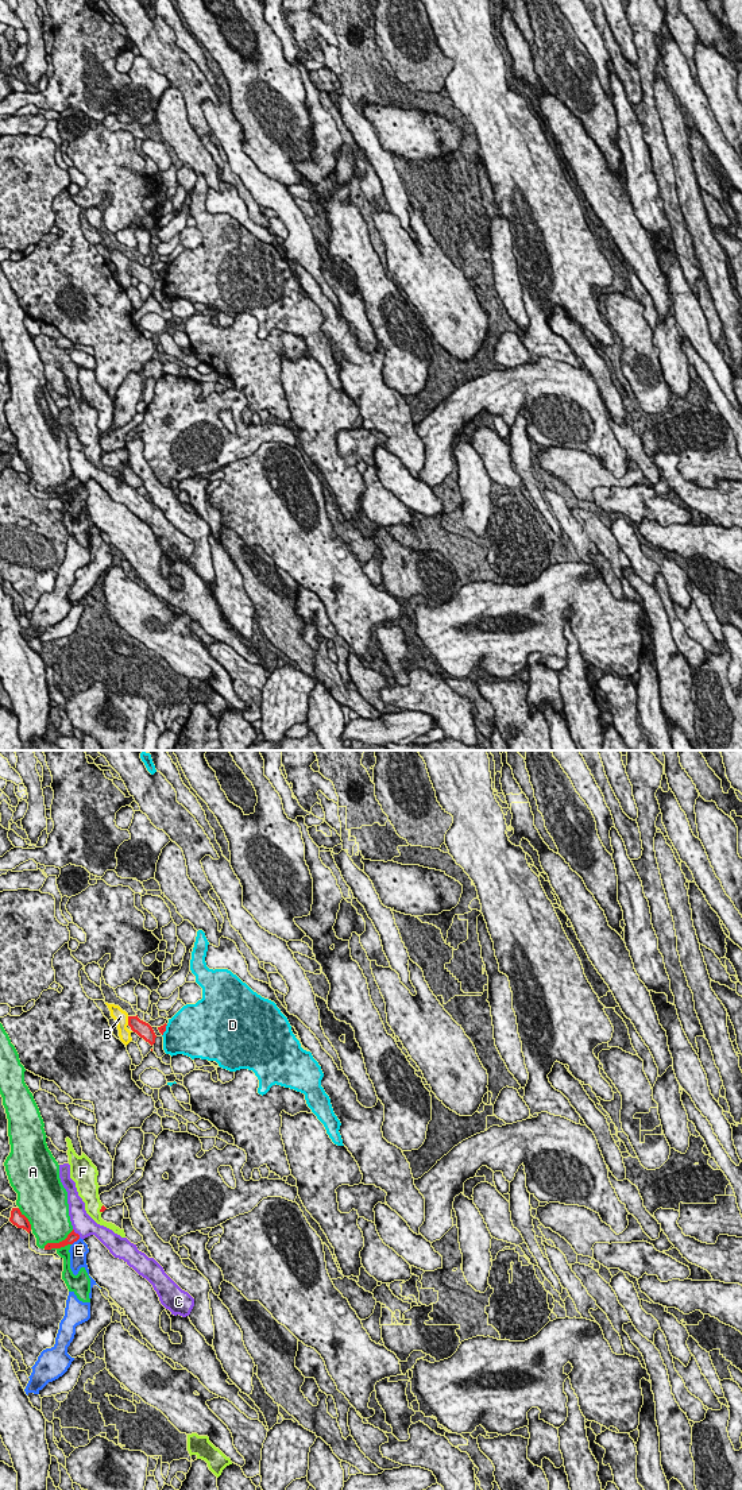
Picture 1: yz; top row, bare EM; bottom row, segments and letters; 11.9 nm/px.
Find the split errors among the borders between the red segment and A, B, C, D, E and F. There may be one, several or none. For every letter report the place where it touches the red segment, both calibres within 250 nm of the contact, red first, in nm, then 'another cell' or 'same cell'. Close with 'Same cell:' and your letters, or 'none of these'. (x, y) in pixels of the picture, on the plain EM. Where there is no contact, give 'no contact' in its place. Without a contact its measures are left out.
A: yz (60, 486) | 120/460 nm | another cell
B: yz (128, 265) | 180/170 nm | same cell
C: yz (74, 477) | 120/260 nm | another cell
D: yz (165, 274) | 90/480 nm | another cell
E: yz (76, 485) | 120/220 nm | another cell
F: yz (100, 454) | 60/220 nm | another cell
Same cell: B

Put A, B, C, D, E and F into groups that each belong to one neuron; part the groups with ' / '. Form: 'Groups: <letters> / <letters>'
Groups: A / B / C / D / E / F

